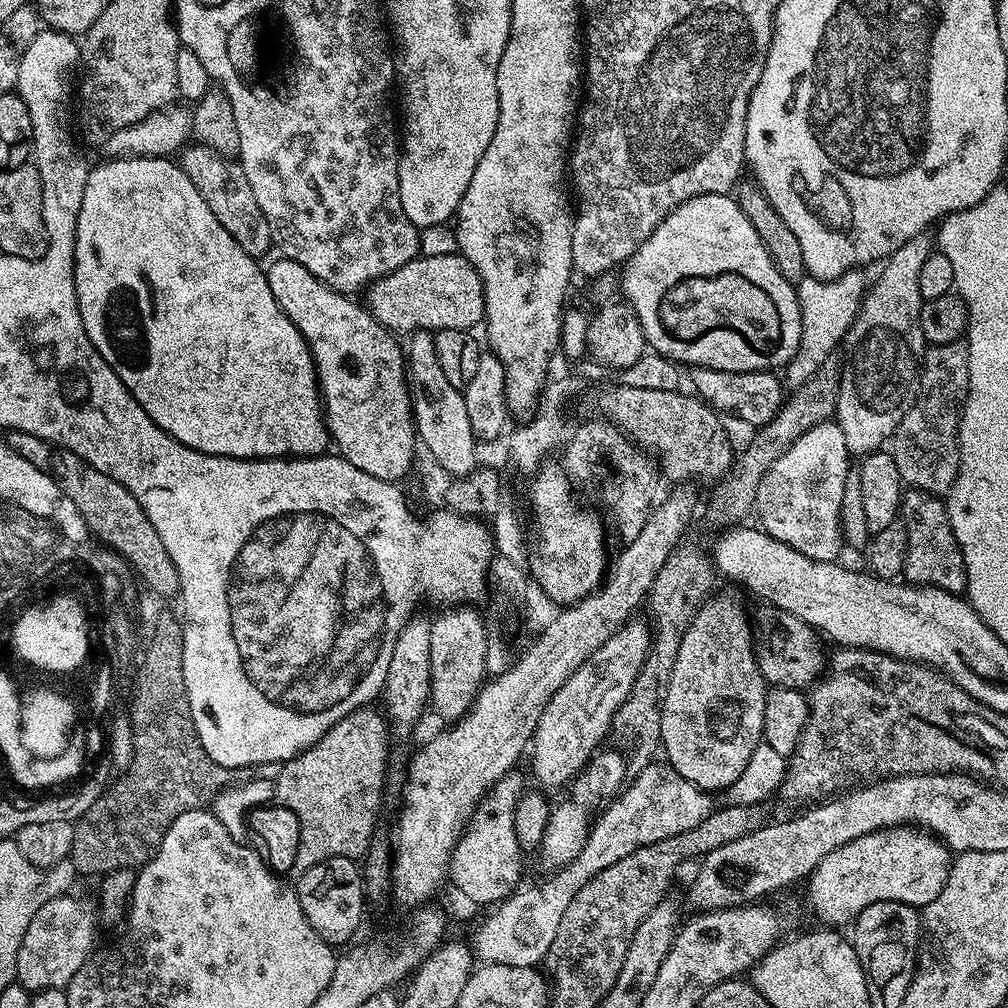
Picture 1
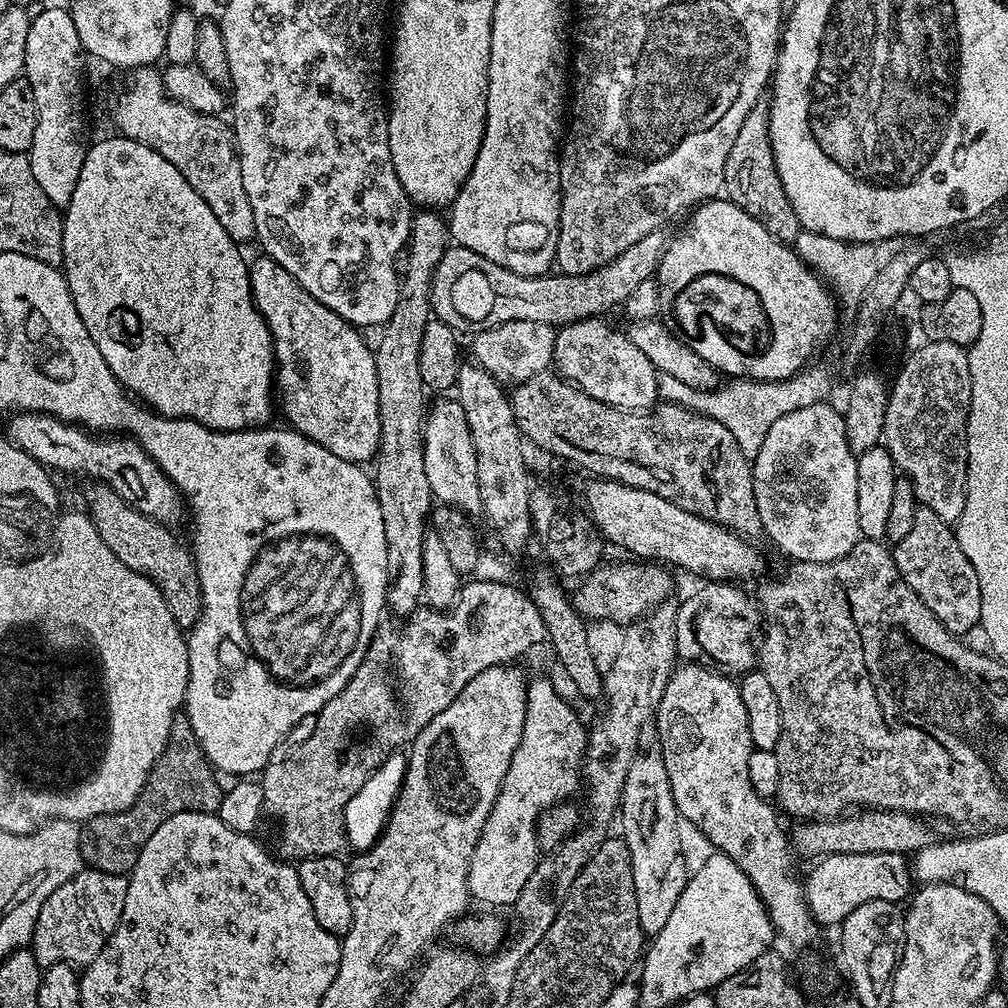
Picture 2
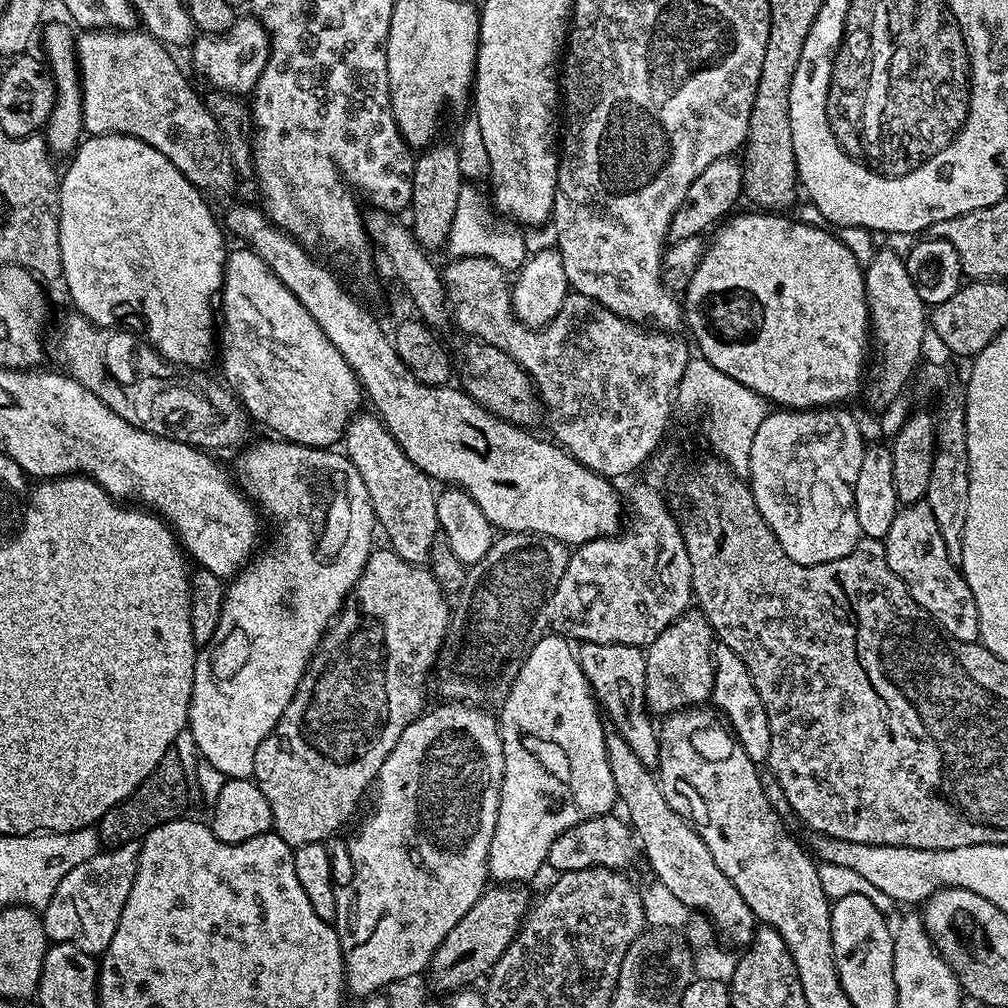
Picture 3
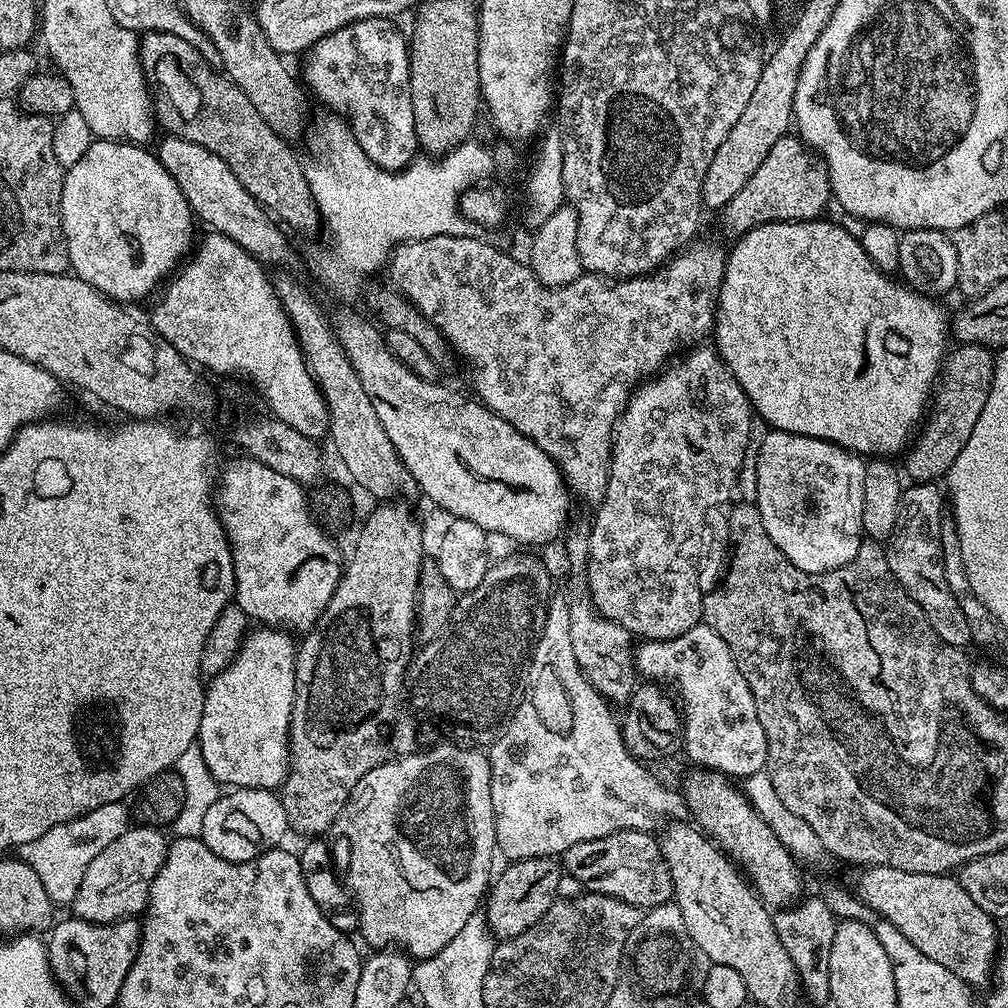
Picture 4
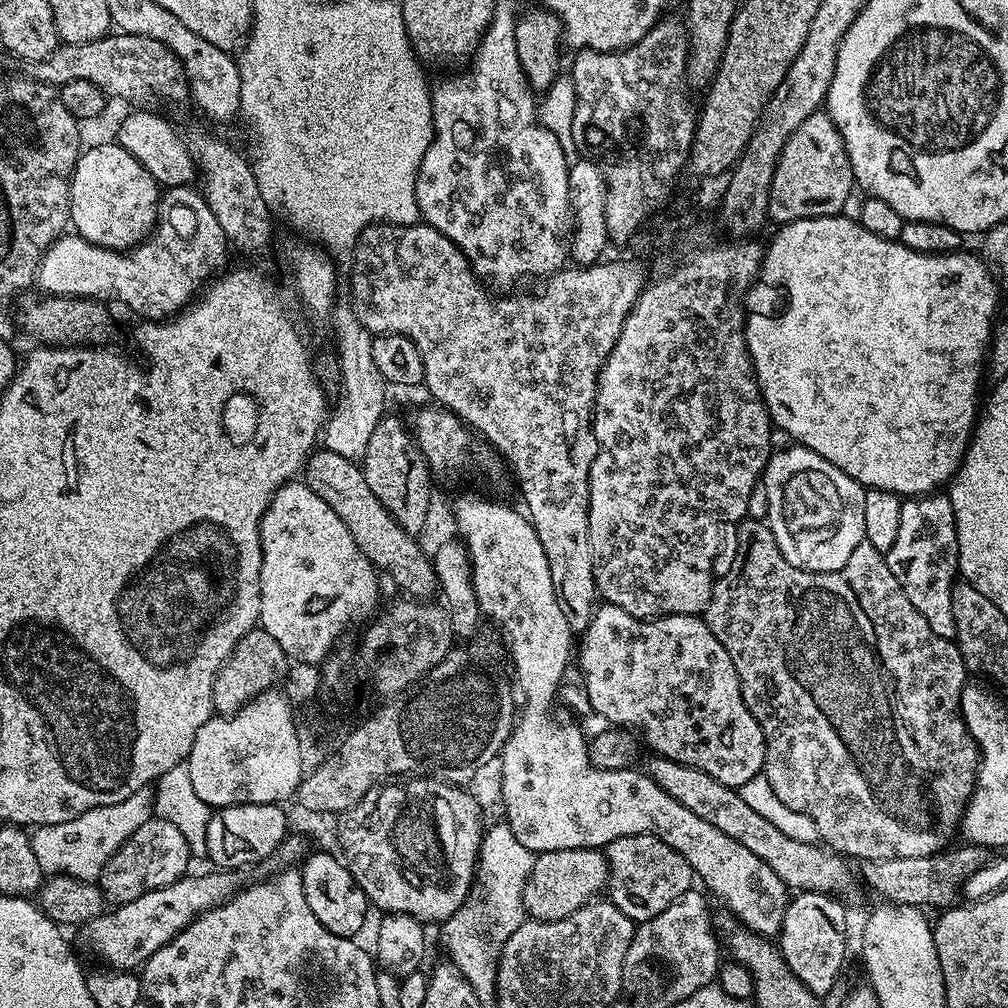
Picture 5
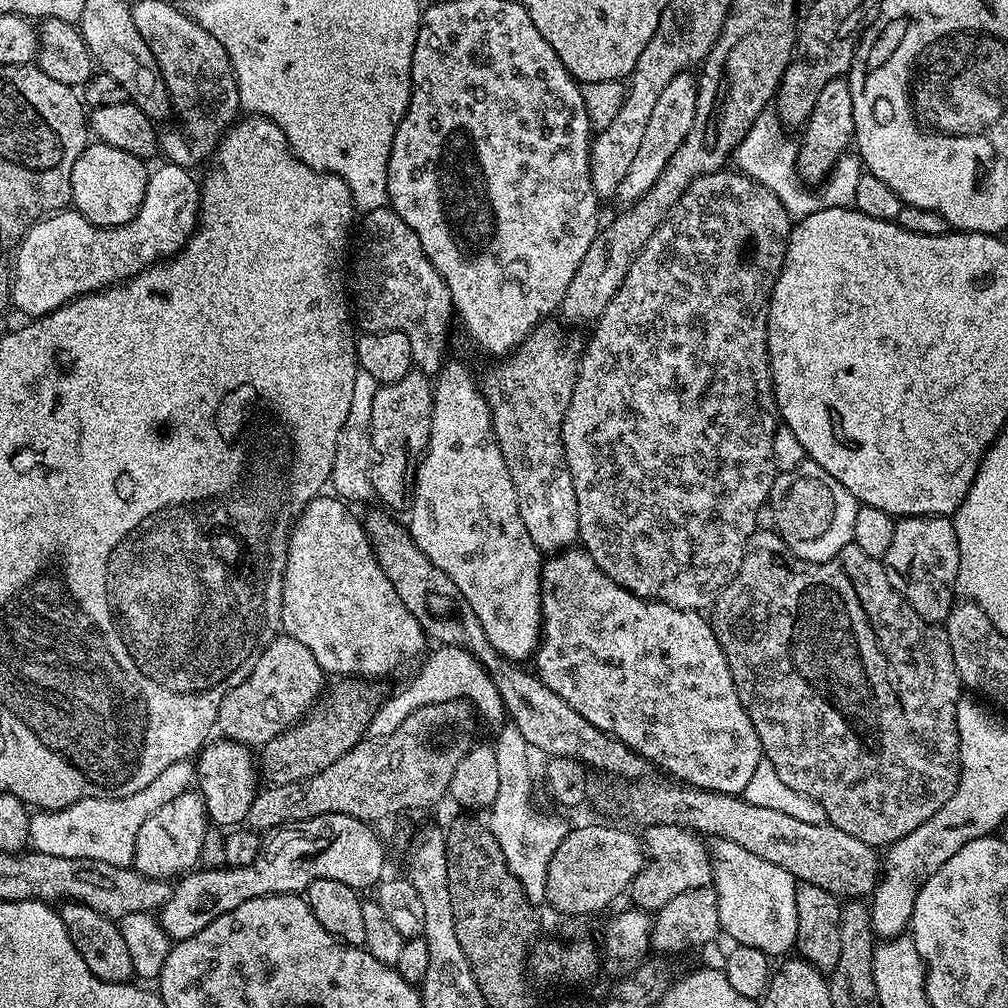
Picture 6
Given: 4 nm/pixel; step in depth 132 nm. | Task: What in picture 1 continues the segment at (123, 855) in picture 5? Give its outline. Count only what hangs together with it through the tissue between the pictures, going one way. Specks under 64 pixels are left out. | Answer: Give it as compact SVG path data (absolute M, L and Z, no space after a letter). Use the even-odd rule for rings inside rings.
M65 894L50 898L50 902L46 902L46 906L41 906L38 914L34 914L30 926L26 926L26 934L22 934L22 946L18 946L15 983L21 984L30 993L35 994L51 988L67 989L74 974L82 970L82 966L97 947L96 916L88 912L87 906L78 897L72 895Z

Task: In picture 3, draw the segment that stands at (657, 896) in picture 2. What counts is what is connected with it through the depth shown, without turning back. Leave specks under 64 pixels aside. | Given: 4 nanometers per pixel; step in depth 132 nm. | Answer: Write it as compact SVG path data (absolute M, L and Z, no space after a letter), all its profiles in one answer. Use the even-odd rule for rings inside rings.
M580 644L578 659L582 674L587 678L588 686L611 727L626 738L630 750L638 754L643 764L655 765L660 758L660 738L653 713L648 711L646 702L644 652L632 644Z

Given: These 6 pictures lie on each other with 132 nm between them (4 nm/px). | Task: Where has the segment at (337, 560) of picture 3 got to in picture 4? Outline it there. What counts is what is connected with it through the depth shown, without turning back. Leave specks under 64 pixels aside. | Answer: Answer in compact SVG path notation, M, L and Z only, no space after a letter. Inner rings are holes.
M256 626L245 635L236 656L207 681L198 743L206 766L220 786L279 789L288 773L288 727L296 681L296 649L293 637L276 626Z

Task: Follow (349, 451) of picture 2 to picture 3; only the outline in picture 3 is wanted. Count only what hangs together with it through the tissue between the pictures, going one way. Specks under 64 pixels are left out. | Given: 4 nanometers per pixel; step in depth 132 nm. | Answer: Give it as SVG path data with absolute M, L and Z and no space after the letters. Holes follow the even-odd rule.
M240 246L237 252L229 251L227 253L224 262L224 283L218 300L219 303L224 303L224 320L222 316L222 323L218 328L220 368L224 371L225 377L223 376L223 379L226 381L227 387L234 393L236 399L243 404L249 417L255 423L257 420L260 424L266 424L274 431L271 433L274 433L281 440L288 440L291 444L326 449L339 445L344 431L348 428L348 423L353 416L361 411L360 396L362 400L362 389L360 379L356 377L354 370L346 362L346 358L342 354L338 354L338 346L334 346L334 342L330 342L330 338L326 338L326 334L322 334L322 326L318 326L318 322L314 322L314 318L310 318L310 310L306 310L306 306L302 306L302 302L298 302L298 298L294 298L294 294L290 294L290 290L286 290L286 286L282 286L282 282L278 282L274 270L270 270L270 266L266 266L266 262L262 262L262 258L258 258L258 254L254 254L251 248L247 246Z

